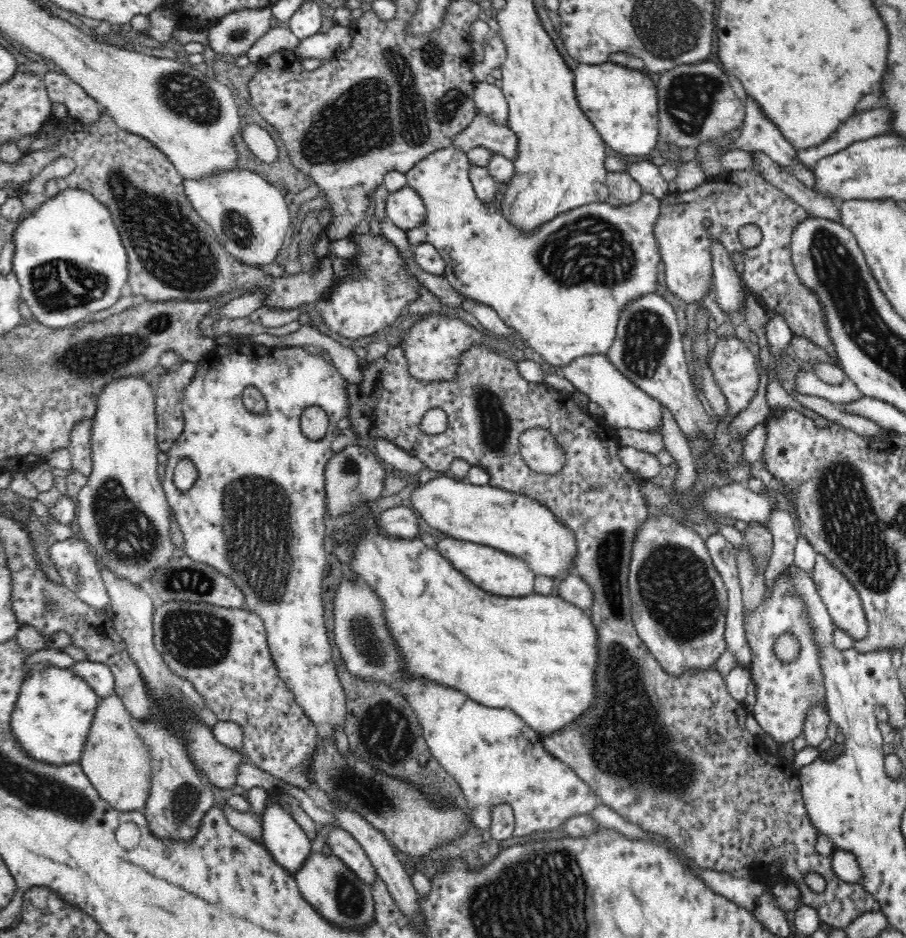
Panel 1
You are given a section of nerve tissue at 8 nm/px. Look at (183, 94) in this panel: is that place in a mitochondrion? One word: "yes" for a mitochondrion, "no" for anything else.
yes

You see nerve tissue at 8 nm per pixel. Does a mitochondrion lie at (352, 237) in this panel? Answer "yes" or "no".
no

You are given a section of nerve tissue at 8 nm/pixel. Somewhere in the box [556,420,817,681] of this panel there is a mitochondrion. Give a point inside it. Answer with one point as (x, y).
(673, 584)

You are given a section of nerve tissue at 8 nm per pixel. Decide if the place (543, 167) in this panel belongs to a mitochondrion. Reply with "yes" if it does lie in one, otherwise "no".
no

